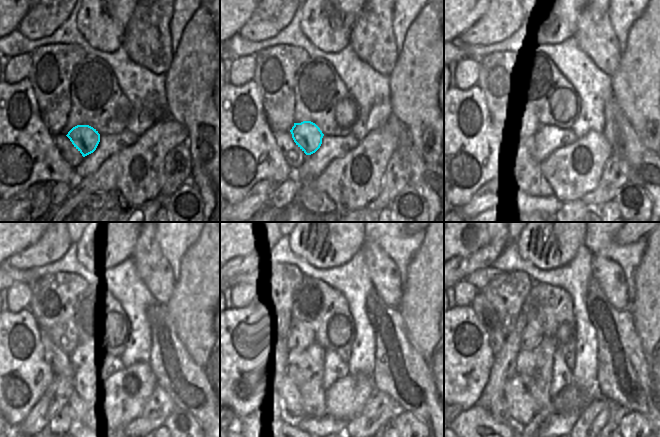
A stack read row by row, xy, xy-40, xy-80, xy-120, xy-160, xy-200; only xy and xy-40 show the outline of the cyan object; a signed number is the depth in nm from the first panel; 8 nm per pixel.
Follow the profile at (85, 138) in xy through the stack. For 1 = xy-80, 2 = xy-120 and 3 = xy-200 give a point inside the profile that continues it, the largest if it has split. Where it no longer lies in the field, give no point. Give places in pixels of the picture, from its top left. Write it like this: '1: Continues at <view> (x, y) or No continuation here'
1: Continues at xy-80 (529, 133)
2: Continues at xy-120 (84, 352)
3: Continues at xy-200 (532, 334).

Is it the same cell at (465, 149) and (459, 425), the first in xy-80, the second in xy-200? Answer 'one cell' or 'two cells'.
two cells

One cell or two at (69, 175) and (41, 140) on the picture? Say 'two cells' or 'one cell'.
one cell

